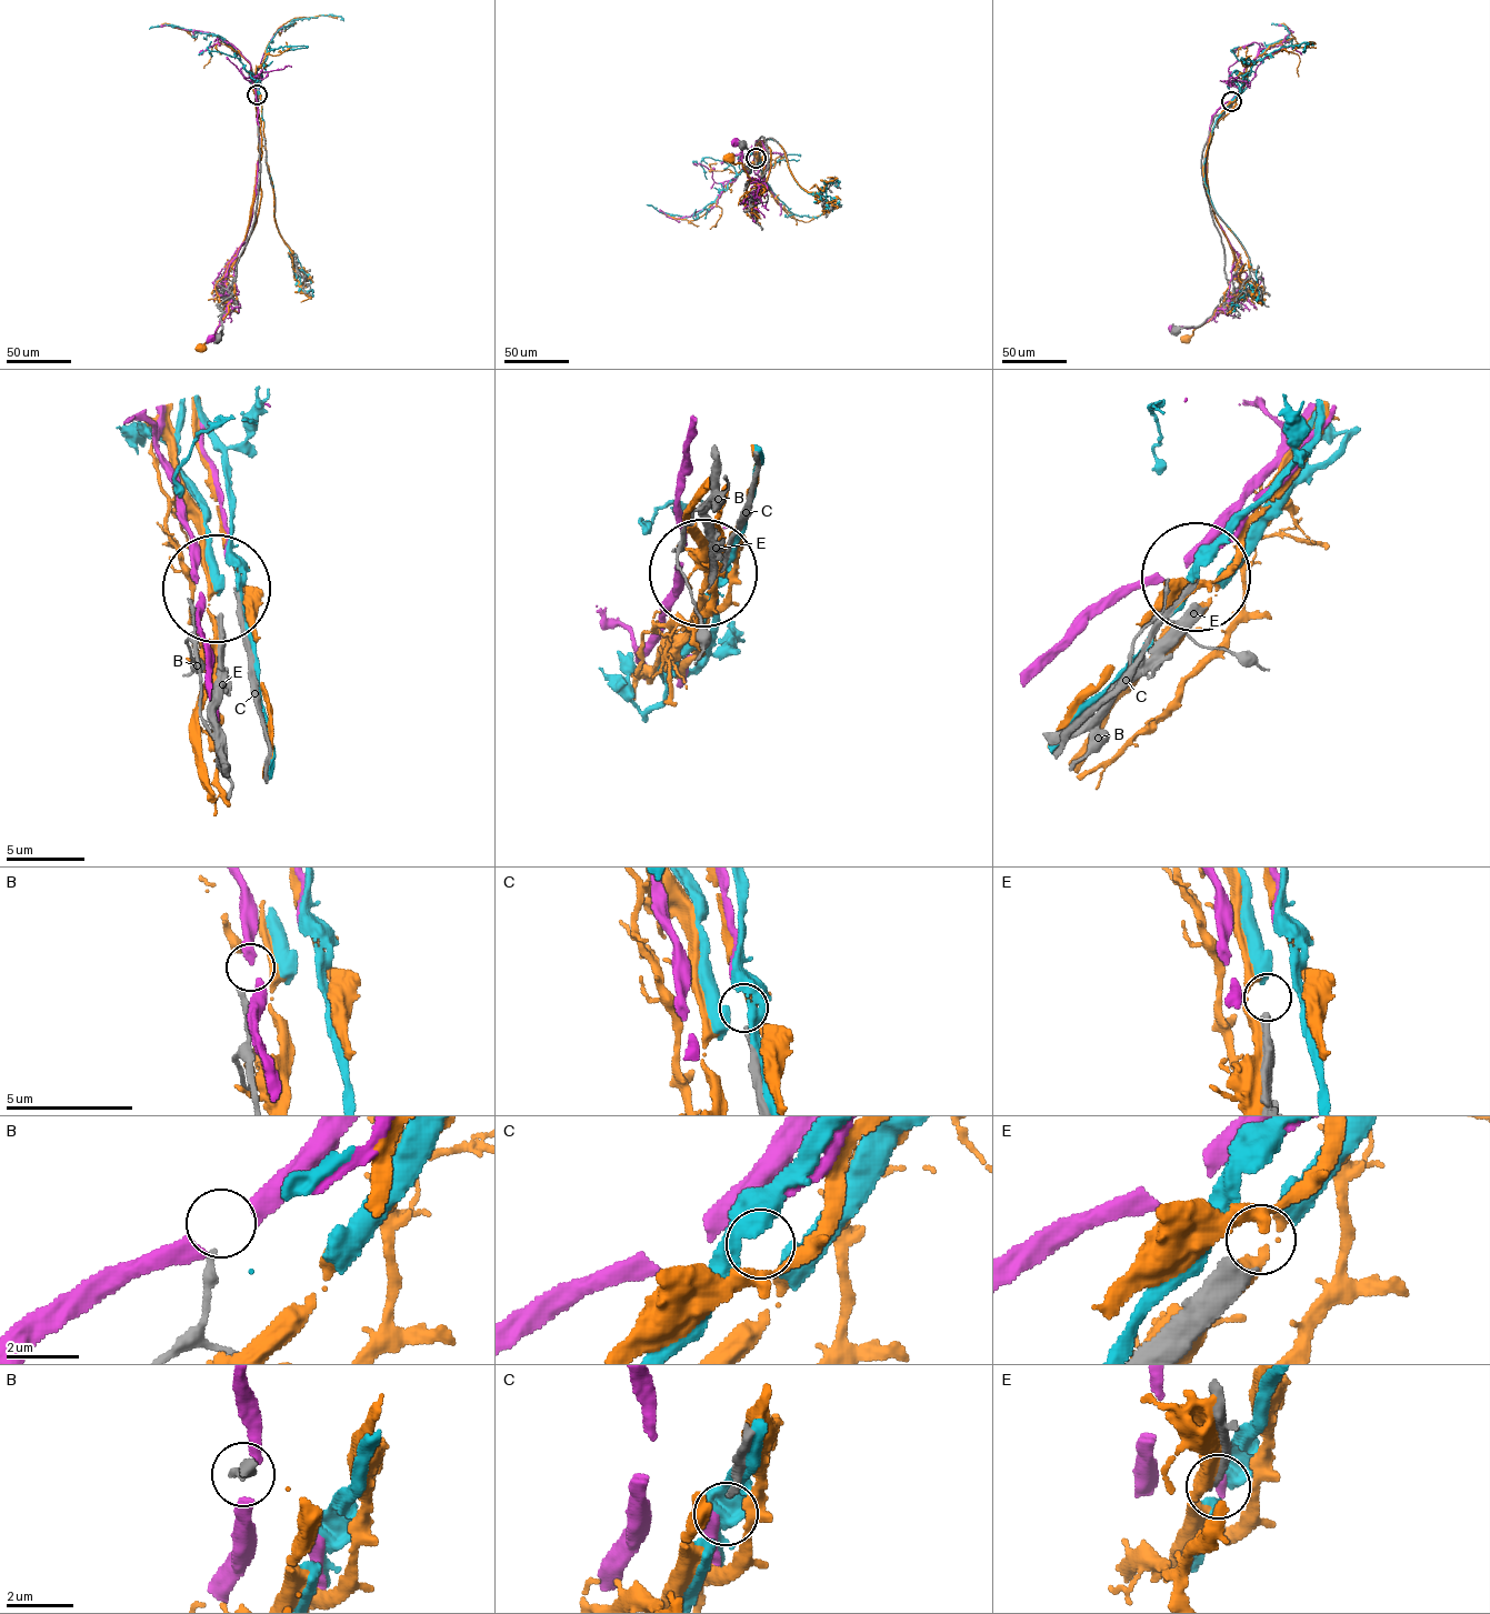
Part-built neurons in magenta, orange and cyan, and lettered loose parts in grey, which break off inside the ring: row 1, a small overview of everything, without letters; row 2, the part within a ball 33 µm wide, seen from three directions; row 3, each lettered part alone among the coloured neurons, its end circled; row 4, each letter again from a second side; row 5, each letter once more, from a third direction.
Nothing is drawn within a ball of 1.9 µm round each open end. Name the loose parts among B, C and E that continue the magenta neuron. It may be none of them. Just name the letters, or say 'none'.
C

